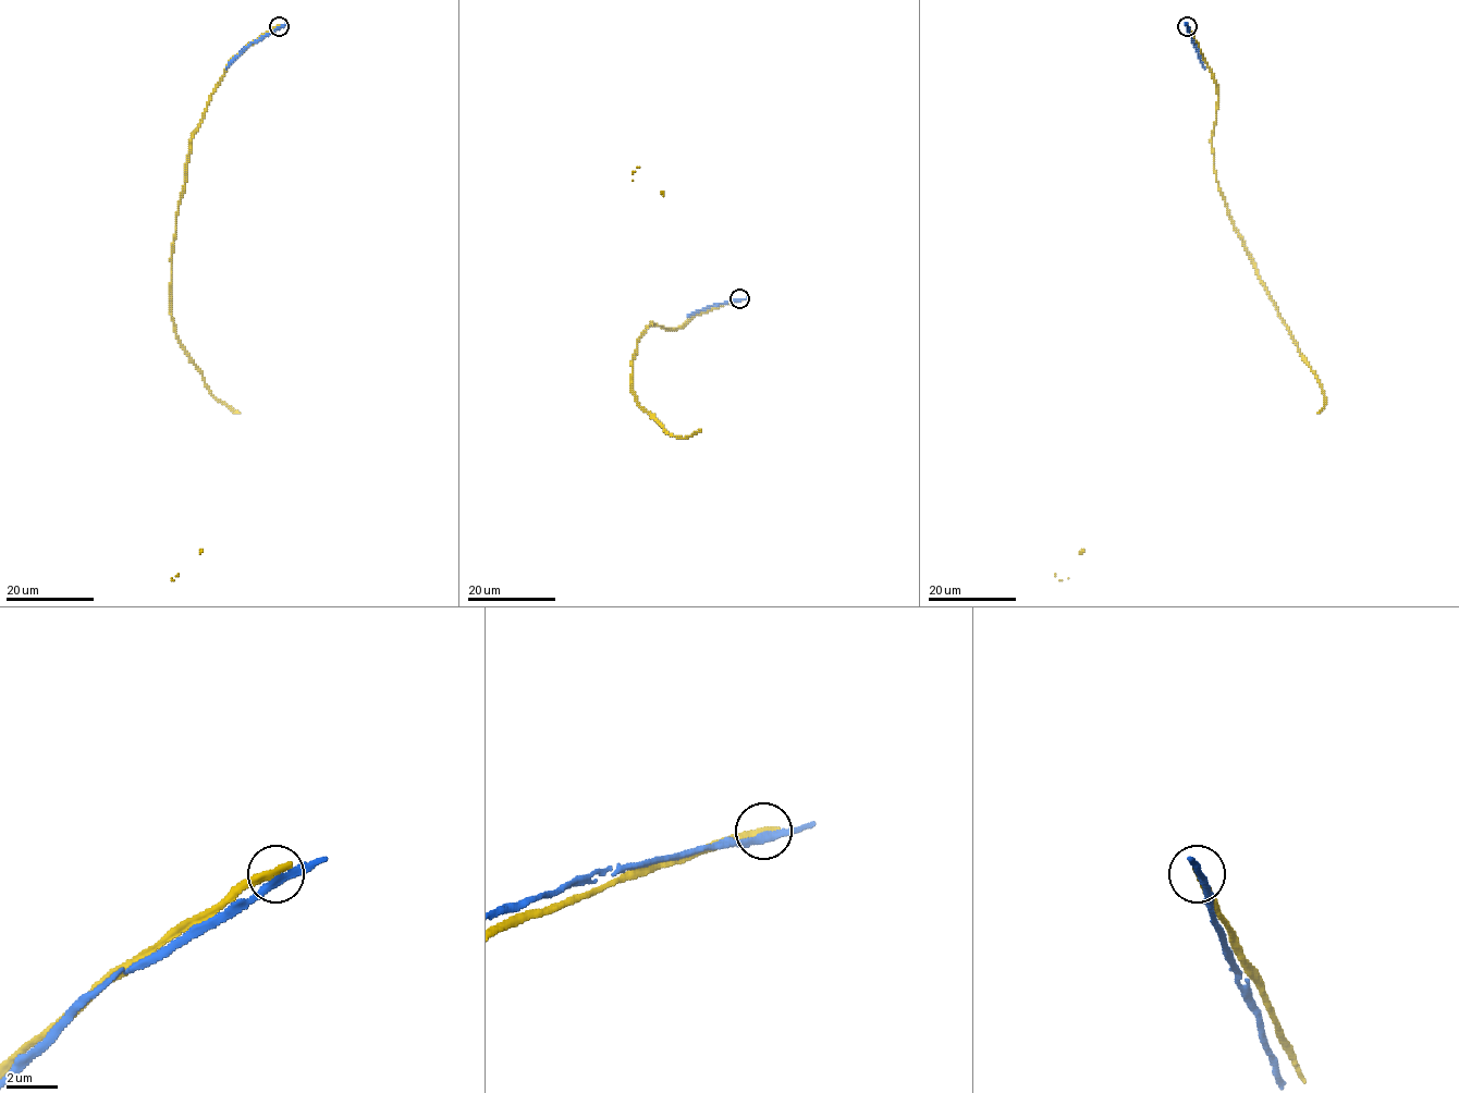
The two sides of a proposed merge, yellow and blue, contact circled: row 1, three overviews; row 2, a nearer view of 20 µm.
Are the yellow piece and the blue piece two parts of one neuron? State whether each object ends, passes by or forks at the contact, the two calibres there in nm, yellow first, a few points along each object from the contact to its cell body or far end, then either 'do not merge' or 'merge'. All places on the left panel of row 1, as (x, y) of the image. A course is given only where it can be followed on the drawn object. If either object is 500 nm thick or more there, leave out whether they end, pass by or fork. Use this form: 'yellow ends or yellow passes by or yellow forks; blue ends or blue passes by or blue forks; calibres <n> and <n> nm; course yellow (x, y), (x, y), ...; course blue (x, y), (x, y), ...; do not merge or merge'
yellow ends; blue passes by; calibres 340 and 240 nm; course yellow (279, 26), (236, 56), (211, 95), (192, 137), (176, 213), (175, 335), (208, 390), (238, 413), (176, 575); course blue (279, 26), (248, 45), (225, 69); do not merge

